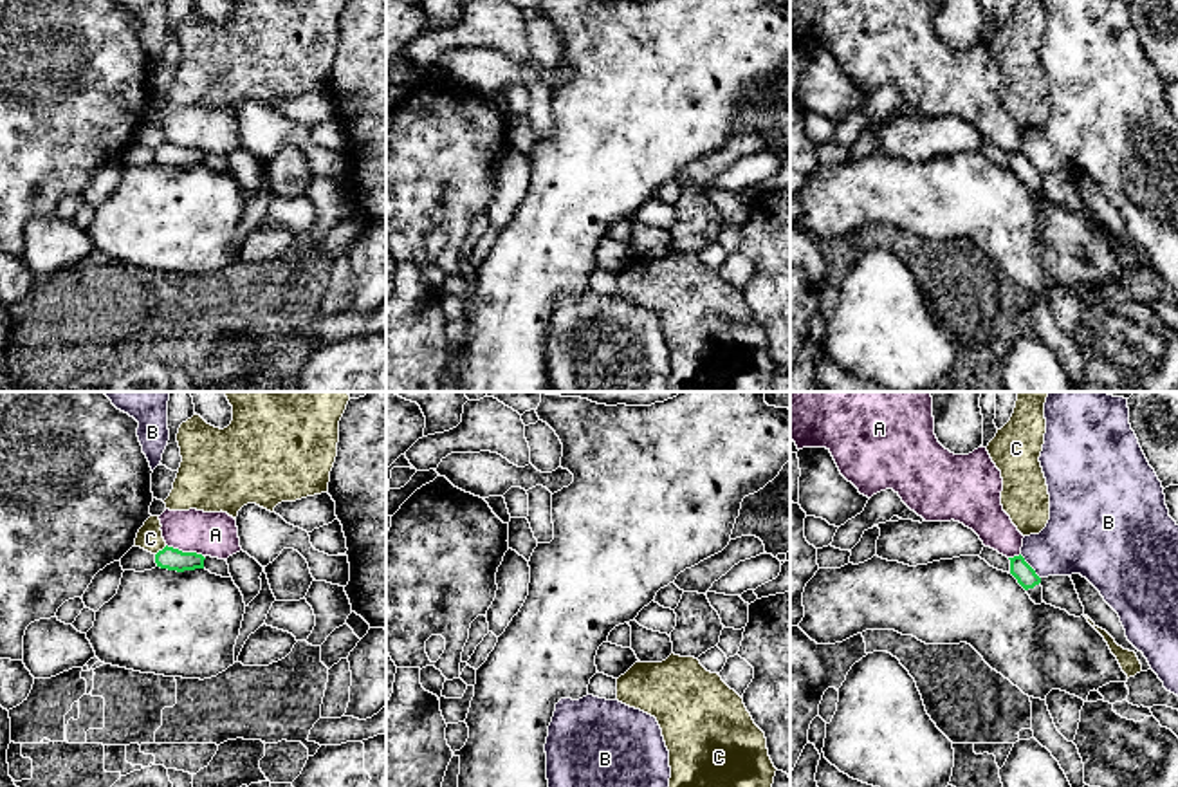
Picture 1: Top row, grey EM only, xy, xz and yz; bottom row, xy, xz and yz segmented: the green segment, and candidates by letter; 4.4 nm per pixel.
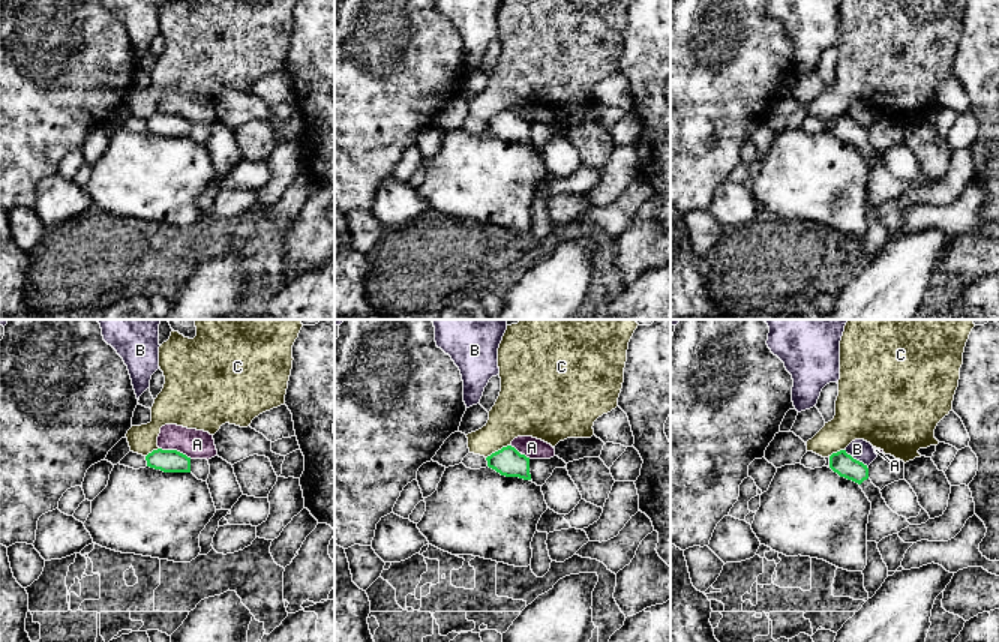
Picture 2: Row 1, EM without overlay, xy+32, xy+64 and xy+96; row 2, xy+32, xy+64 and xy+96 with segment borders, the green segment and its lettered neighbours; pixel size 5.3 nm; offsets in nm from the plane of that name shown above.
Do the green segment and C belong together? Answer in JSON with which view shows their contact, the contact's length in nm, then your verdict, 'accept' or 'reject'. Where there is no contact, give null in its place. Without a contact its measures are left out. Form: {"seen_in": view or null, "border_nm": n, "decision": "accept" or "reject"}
{"seen_in": "xy", "border_nm": 70, "decision": "reject"}

